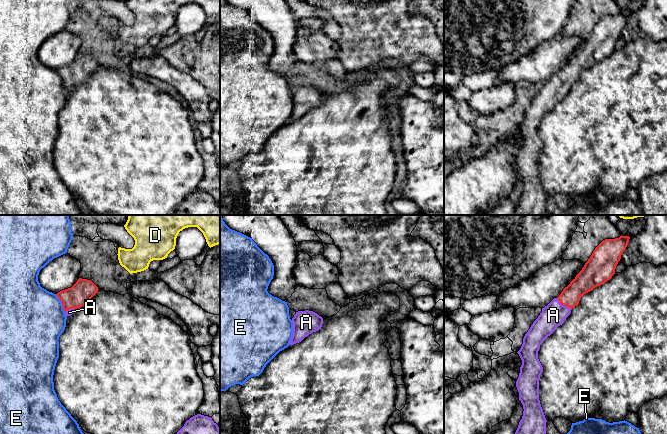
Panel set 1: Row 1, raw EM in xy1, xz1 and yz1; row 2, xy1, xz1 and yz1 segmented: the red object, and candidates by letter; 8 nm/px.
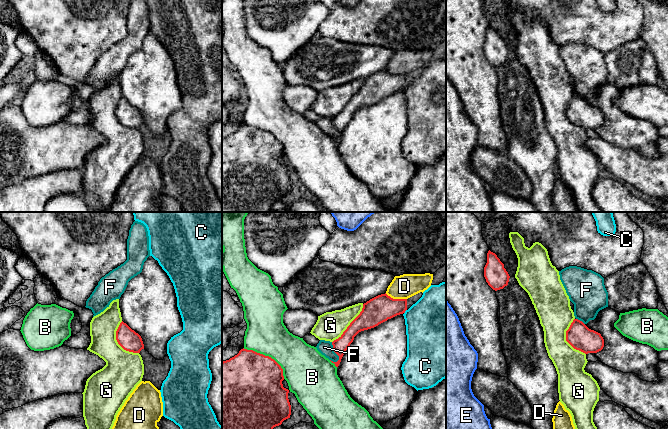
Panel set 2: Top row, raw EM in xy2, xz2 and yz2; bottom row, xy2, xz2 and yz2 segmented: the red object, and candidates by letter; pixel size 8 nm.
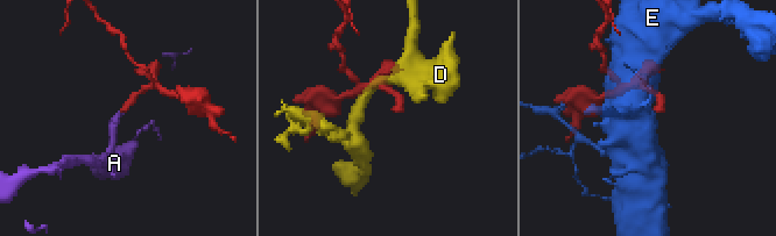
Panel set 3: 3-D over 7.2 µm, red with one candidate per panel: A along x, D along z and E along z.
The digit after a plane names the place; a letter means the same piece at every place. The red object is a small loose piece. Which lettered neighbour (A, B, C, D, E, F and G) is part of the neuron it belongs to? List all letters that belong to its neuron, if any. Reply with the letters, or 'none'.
A

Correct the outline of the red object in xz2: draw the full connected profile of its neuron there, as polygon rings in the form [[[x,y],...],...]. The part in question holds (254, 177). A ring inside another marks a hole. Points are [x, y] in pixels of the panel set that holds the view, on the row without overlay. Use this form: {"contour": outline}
{"contour": [[[241,125],[237,131],[222,138],[222,212],[272,212],[274,203],[279,202],[291,191],[291,181],[288,175],[289,166],[283,163],[283,145],[271,133],[253,126]]]}

